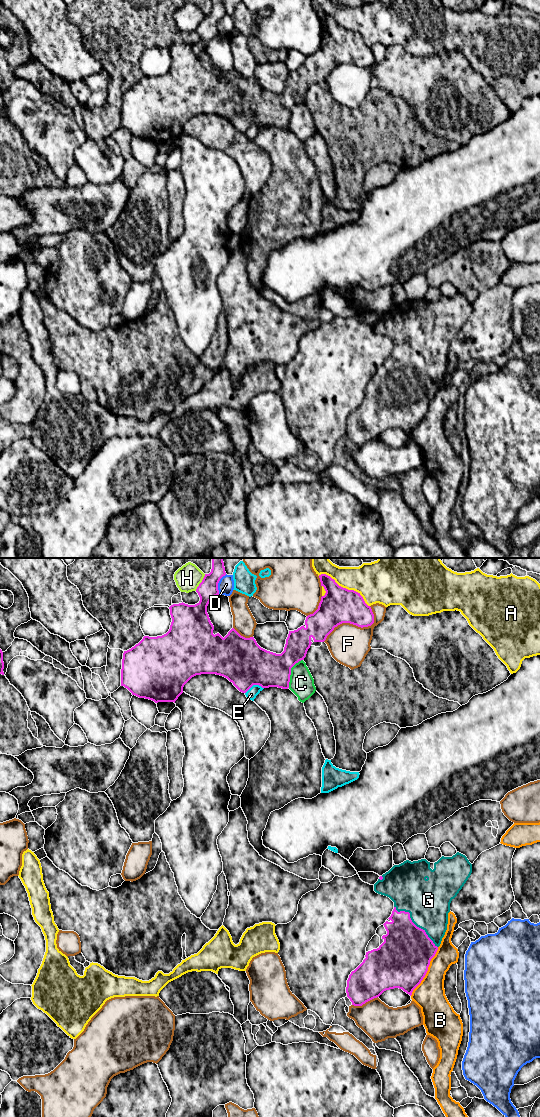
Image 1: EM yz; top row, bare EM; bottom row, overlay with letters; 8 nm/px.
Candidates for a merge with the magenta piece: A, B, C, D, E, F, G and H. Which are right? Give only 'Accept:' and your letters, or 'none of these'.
Accept: G

